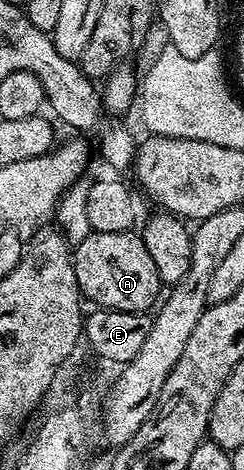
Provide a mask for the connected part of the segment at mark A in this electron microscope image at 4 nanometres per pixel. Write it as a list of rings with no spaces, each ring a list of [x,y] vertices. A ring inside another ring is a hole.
[[[91,232],[79,246],[73,247],[72,261],[82,297],[89,301],[91,298],[95,307],[140,314],[159,301],[158,289],[163,289],[164,284],[156,272],[156,263],[148,256],[148,248],[144,248],[141,233]]]

